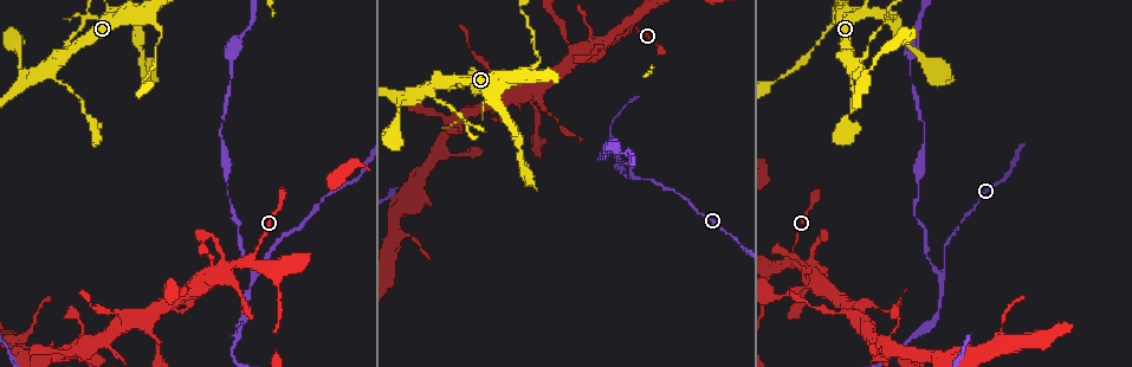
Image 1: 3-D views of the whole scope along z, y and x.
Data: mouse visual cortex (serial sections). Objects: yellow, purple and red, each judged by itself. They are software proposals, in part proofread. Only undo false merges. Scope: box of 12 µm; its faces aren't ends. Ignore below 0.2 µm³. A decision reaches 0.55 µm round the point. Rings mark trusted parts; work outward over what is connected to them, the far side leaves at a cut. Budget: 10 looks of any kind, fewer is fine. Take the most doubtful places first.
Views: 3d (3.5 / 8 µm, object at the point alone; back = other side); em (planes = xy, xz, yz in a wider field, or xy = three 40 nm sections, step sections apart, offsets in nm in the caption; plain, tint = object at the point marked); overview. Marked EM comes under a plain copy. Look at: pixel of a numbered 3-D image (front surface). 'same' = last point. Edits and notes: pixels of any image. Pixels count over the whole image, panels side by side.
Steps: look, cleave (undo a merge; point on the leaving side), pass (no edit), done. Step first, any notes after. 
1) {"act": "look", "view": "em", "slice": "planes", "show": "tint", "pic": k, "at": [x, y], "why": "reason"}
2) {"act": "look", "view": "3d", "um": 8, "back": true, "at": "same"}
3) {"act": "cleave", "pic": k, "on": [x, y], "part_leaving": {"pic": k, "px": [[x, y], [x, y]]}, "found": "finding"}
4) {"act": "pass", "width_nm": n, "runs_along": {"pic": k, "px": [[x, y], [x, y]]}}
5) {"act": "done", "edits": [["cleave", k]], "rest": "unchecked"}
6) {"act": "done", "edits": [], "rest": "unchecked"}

{"act": "look", "view": "3d", "um": 3.5, "pic": 1, "at": [257, 273], "why": "branch point"}

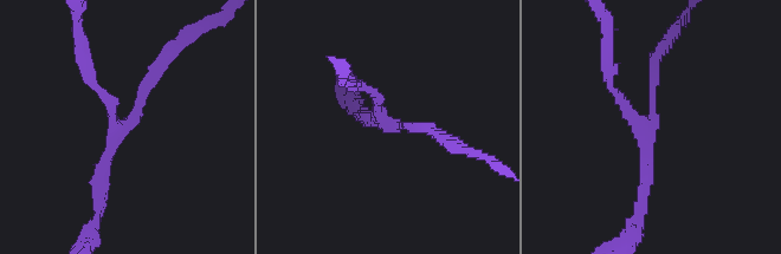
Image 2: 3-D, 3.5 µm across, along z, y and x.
{"act": "pass", "arm_widths_nm": [150, 150, 200], "found": "one cell here"}

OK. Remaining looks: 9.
{"act": "look", "view": "3d", "um": 3.5, "pic": 1, "at": [156, 50], "why": "narrows sharply"}

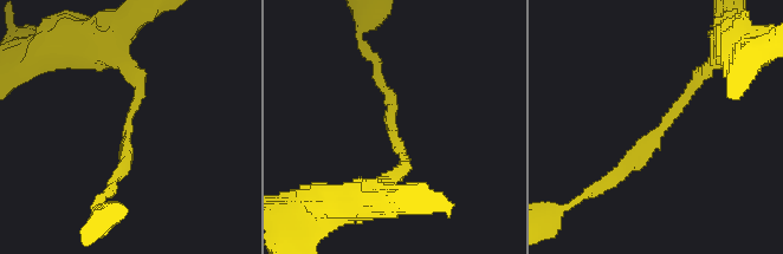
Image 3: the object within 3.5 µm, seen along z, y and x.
{"act": "look", "view": "em", "slice": "xy", "step": 3, "show": "tint", "pic": 3, "at": [661, 126], "arm_widths_nm": [150, 200], "why": "shape alone is not enough"}

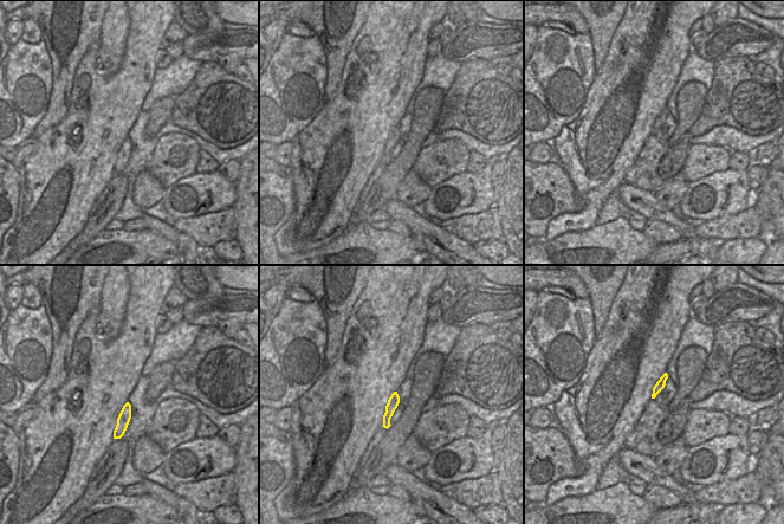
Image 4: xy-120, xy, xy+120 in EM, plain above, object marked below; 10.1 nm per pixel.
{"act": "pass", "runs_along": {"pic": 3, "px": [[712, 63], [658, 136], [609, 180]]}, "found": "continuous, no second cell"}

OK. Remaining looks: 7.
{"act": "look", "view": "3d", "um": 8, "back": true, "pic": 1, "at": [427, 91], "why": "abrupt turn"}

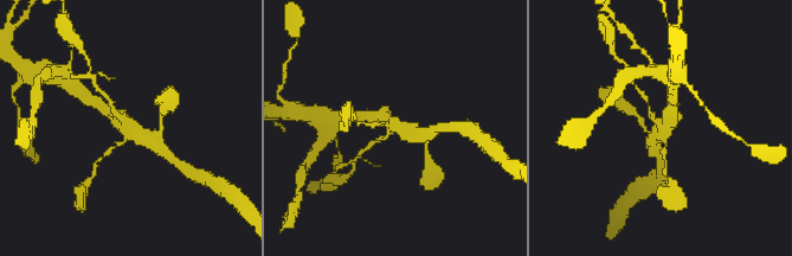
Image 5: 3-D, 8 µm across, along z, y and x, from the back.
{"act": "look", "view": "em", "slice": "xy", "step": 1, "show": "tint", "pic": 5, "at": [663, 133], "arms": 4, "arm_widths_nm": [150, 150, 350, 400], "why": "need the tissue"}

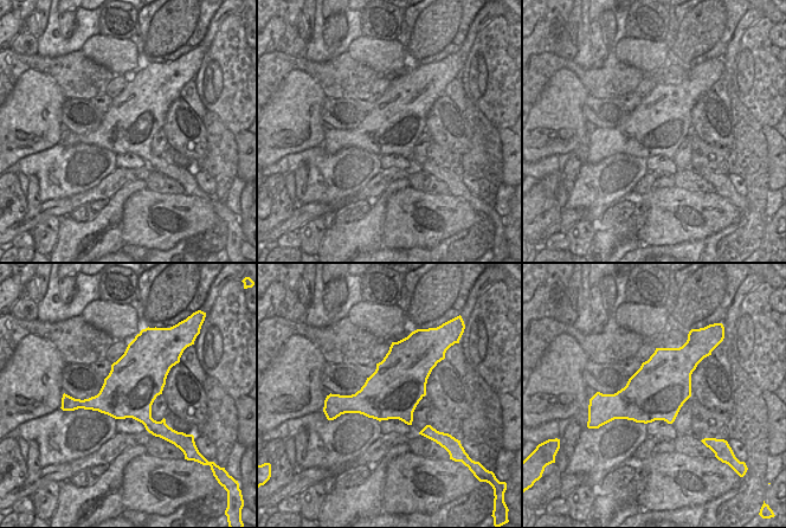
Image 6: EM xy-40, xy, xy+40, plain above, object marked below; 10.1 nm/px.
{"act": "pass", "runs_along": {"pic": 5, "px": [[105, 110], [148, 141], [158, 134]]}, "found": "one cell here"}

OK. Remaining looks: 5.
{"act": "look", "view": "3d", "um": 3.5, "pic": 1, "at": [191, 284]}

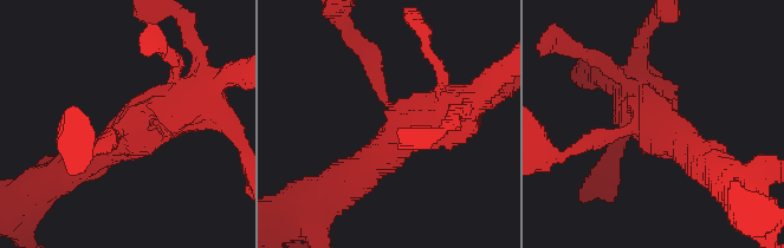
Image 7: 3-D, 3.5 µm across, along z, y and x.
{"act": "look", "view": "em", "slice": "xy", "step": 3, "show": "tint", "pic": 7, "at": [393, 113], "arms": 3, "arm_widths_nm": [200, 450, 600], "why": "shape alone is not enough"}

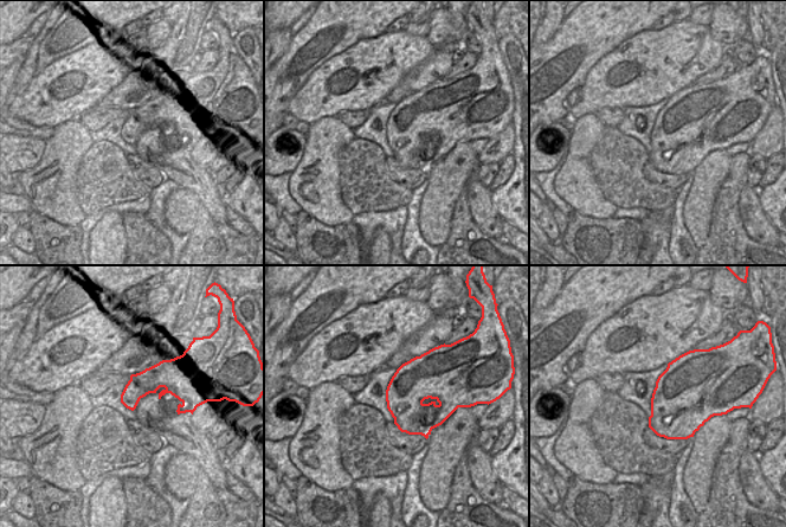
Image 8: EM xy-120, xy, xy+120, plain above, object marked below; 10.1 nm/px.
{"act": "pass", "width_nm": 700, "runs_along": {"pic": 7, "px": [[471, 99], [354, 175]]}, "found": "continuous, no second cell"}

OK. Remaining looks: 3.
{"act": "done", "edits": [], "rest": "unchecked"}

